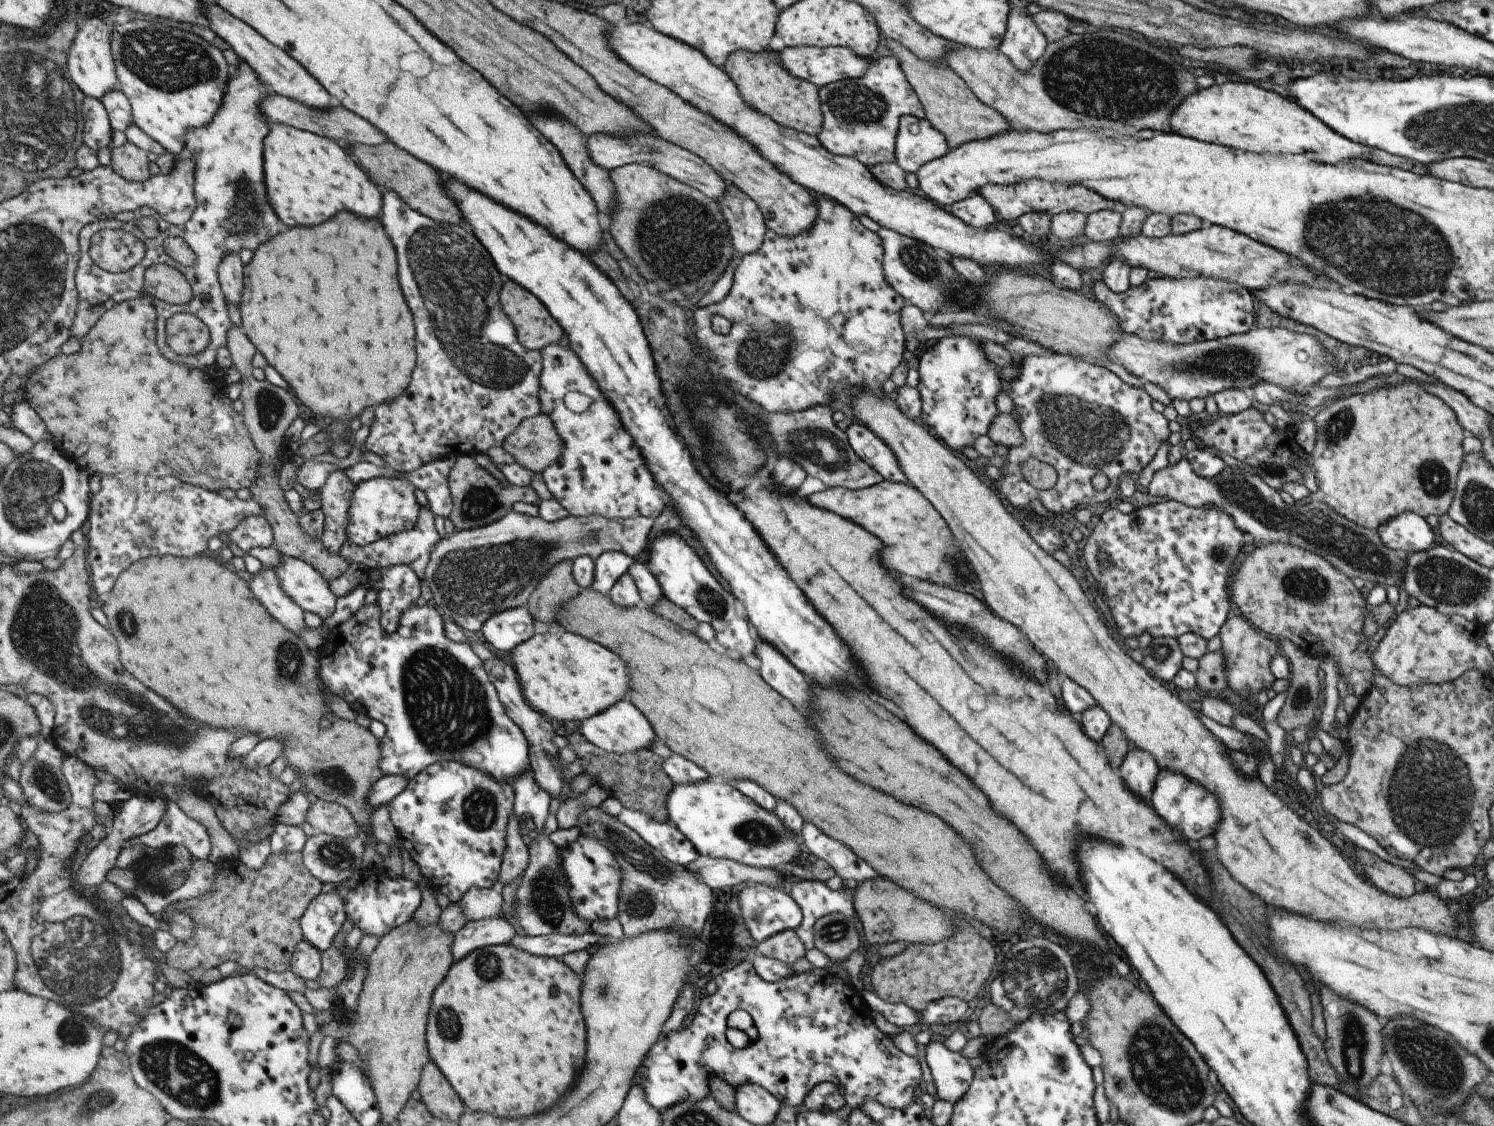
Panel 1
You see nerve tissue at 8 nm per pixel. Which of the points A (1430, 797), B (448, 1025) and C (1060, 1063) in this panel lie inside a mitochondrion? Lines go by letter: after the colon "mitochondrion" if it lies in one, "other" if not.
A: mitochondrion
B: mitochondrion
C: mitochondrion

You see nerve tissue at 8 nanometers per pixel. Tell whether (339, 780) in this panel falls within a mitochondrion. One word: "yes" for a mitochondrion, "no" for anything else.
yes

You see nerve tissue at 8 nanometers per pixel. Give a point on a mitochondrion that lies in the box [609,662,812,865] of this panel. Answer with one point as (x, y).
(765, 835)

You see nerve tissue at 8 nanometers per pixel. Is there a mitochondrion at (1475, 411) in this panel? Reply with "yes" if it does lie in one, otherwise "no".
no

